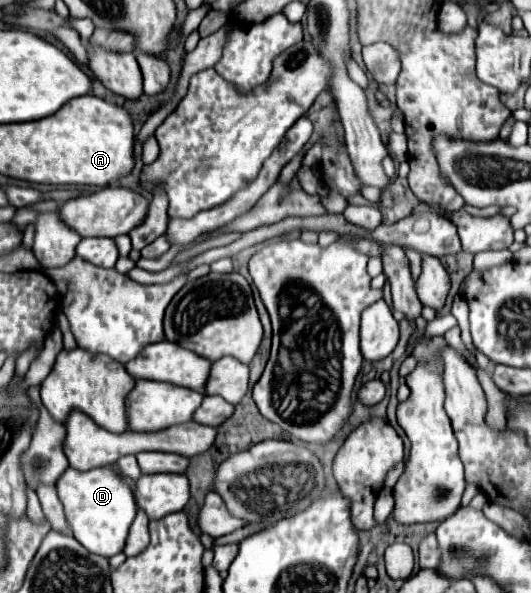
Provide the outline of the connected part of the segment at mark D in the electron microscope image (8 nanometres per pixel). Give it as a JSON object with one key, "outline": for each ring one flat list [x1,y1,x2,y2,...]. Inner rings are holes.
{"outline":[[69,467,57,481,57,493,65,507,65,517,73,537,87,551,105,557,113,557,123,551,129,527,133,525,137,513,137,503,131,489,117,473,113,473,109,467,97,467,91,471,77,471]]}

